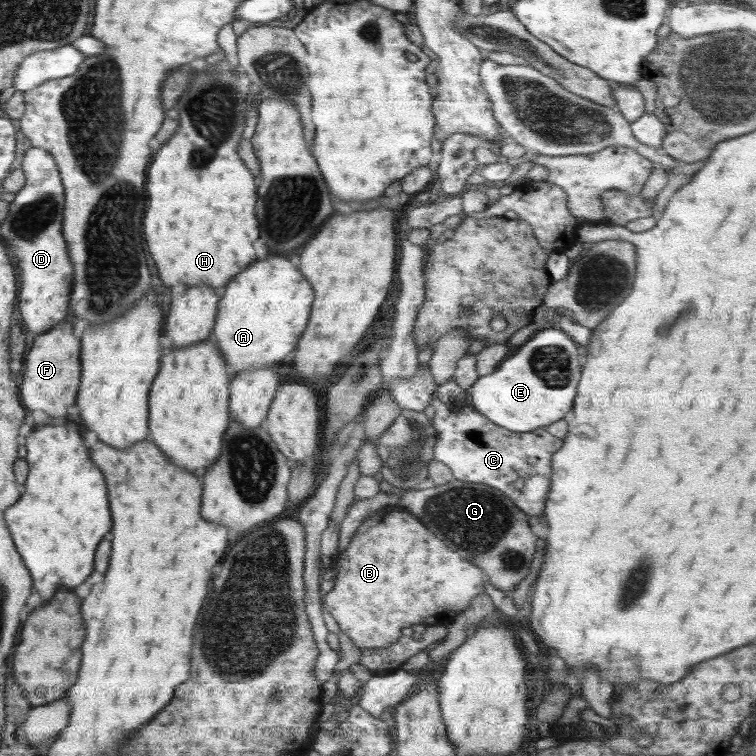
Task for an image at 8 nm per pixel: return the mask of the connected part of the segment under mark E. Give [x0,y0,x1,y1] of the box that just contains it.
[465,328,582,432]

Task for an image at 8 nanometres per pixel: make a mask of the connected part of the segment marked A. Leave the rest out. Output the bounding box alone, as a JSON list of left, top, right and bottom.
[209,253,314,379]

